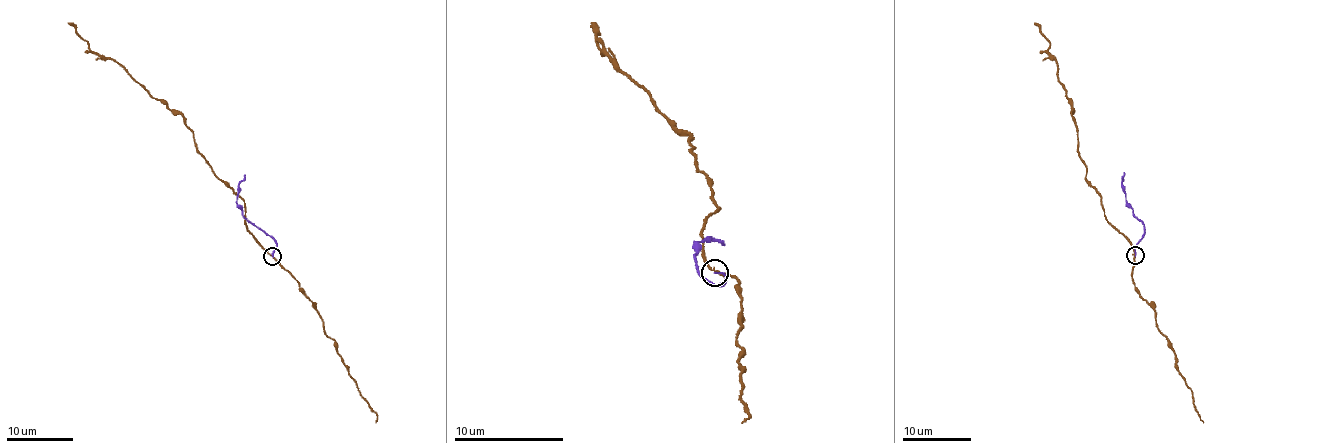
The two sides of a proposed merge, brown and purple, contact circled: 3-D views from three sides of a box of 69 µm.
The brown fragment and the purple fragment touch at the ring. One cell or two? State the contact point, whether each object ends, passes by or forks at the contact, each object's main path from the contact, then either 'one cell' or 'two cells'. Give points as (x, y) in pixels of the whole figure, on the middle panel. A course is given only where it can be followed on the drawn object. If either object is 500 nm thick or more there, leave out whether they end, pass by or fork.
(714, 272) | brown passes by | purple ends | brown via (713, 273), (701, 233), (709, 215), (720, 210), (693, 141), (677, 133), (647, 91), (602, 55), (590, 23) | purple via (713, 273), (724, 279), (721, 285), (707, 283), (696, 270), (696, 243), (710, 239), (725, 244) | two cells

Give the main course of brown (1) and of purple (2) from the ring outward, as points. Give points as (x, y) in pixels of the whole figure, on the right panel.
1: (1136, 256), (1084, 177), (1074, 109), (1047, 50), (1049, 43), (1036, 23)
2: (1136, 256), (1138, 240), (1145, 229), (1127, 202), (1124, 172)

